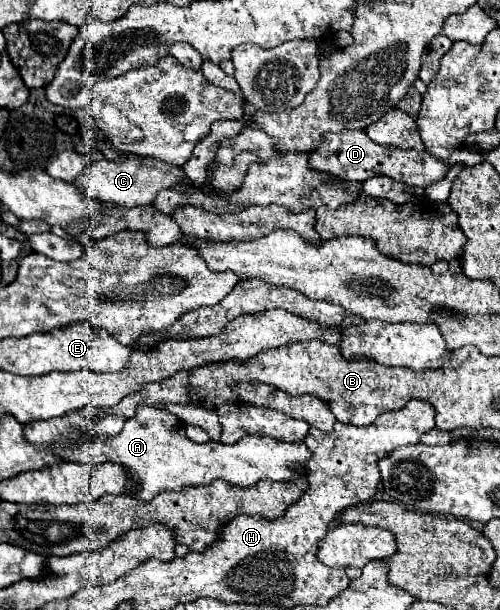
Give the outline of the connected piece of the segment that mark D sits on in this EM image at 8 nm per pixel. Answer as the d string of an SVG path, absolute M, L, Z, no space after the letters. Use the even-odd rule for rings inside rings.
M348 129L346 133L326 133L326 137L322 137L322 145L318 145L318 149L314 149L310 153L310 167L312 169L340 177L344 181L360 181L362 183L374 175L386 175L386 177L392 177L394 181L406 183L410 187L422 187L422 189L426 189L432 183L442 181L446 177L450 165L454 165L454 163L476 165L482 161L484 161L482 155L474 153L474 149L458 149L454 153L454 157L450 157L448 161L432 157L426 151L416 153L414 149L408 149L408 151L386 149L386 147L374 143L366 135L366 131L362 131L362 129Z

